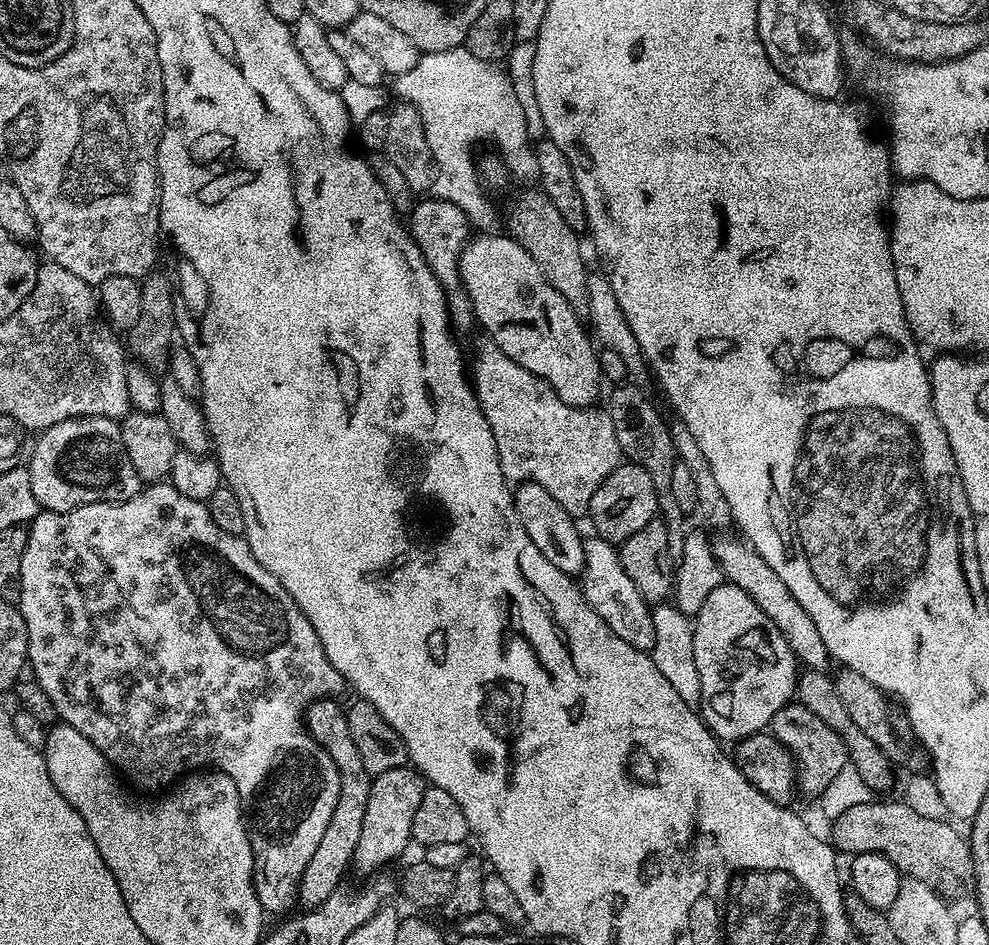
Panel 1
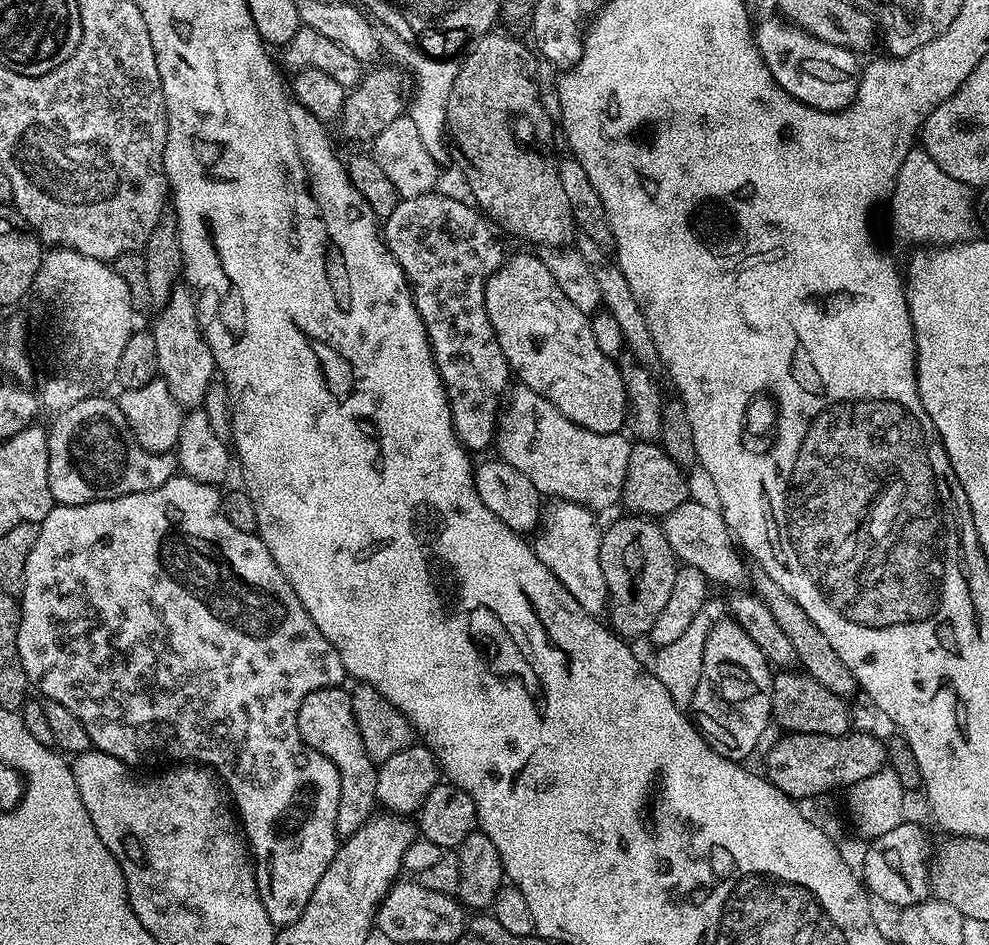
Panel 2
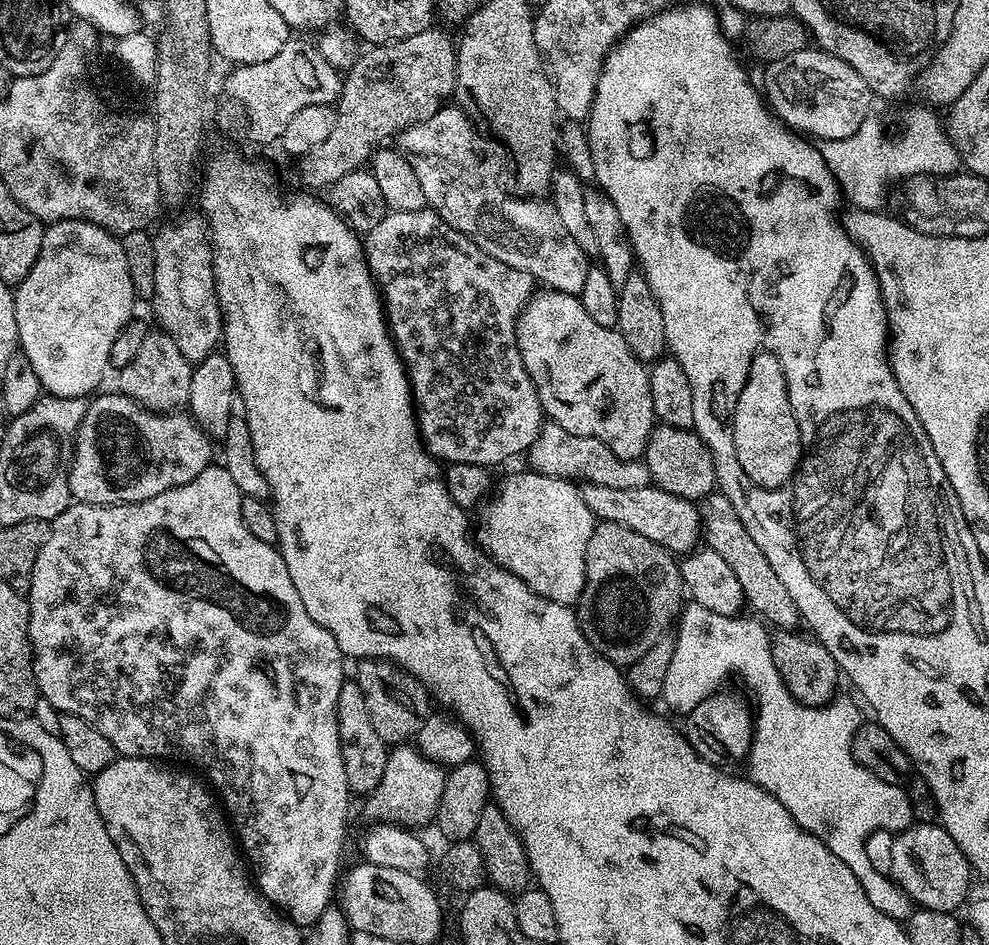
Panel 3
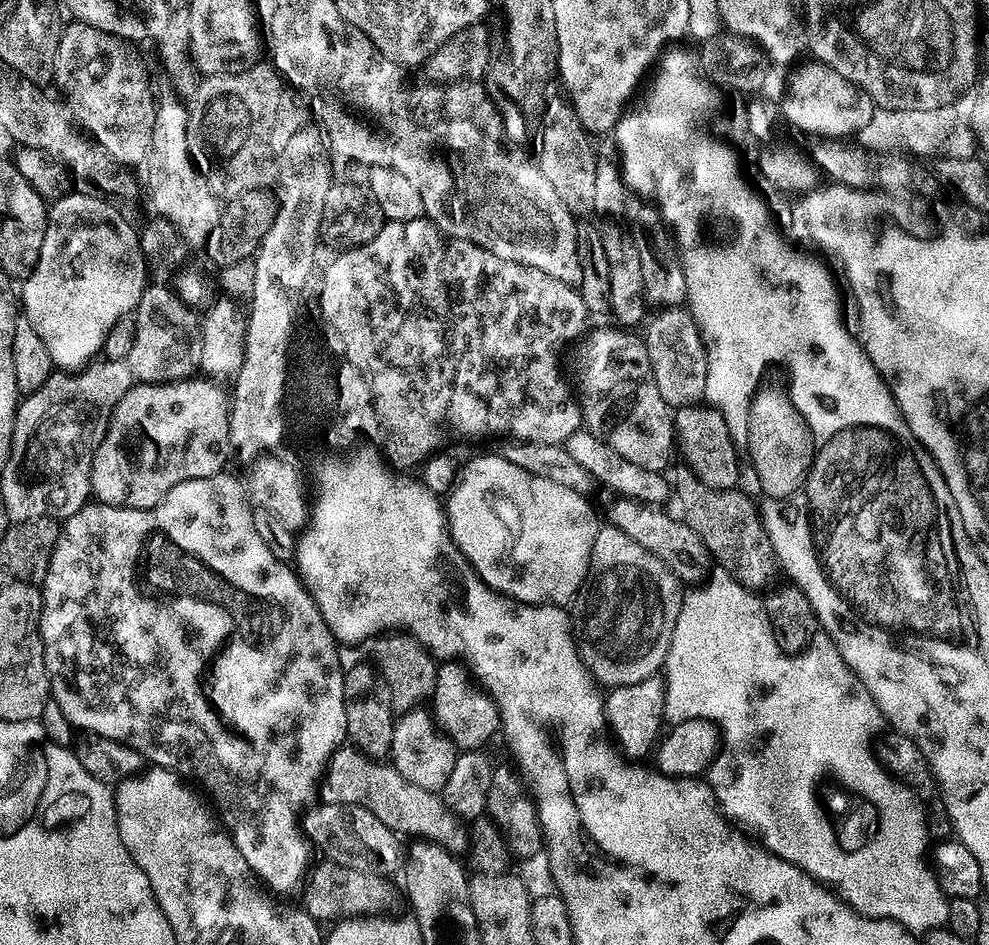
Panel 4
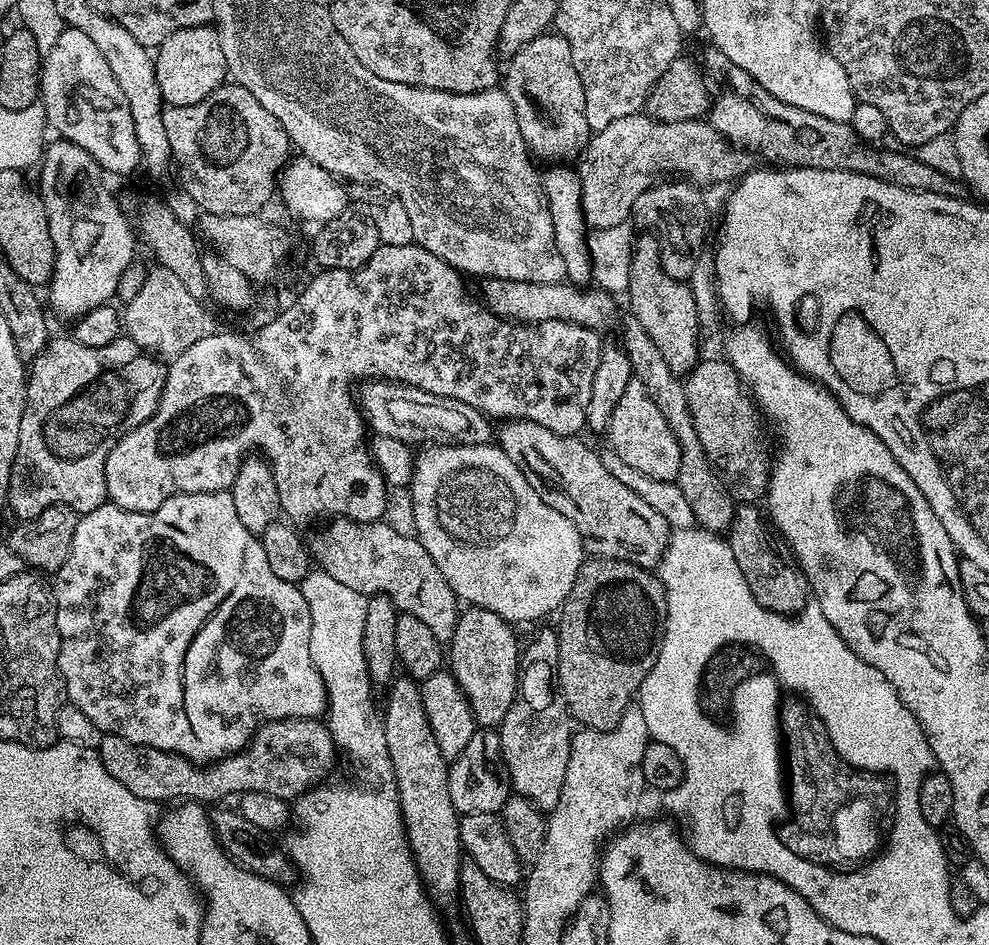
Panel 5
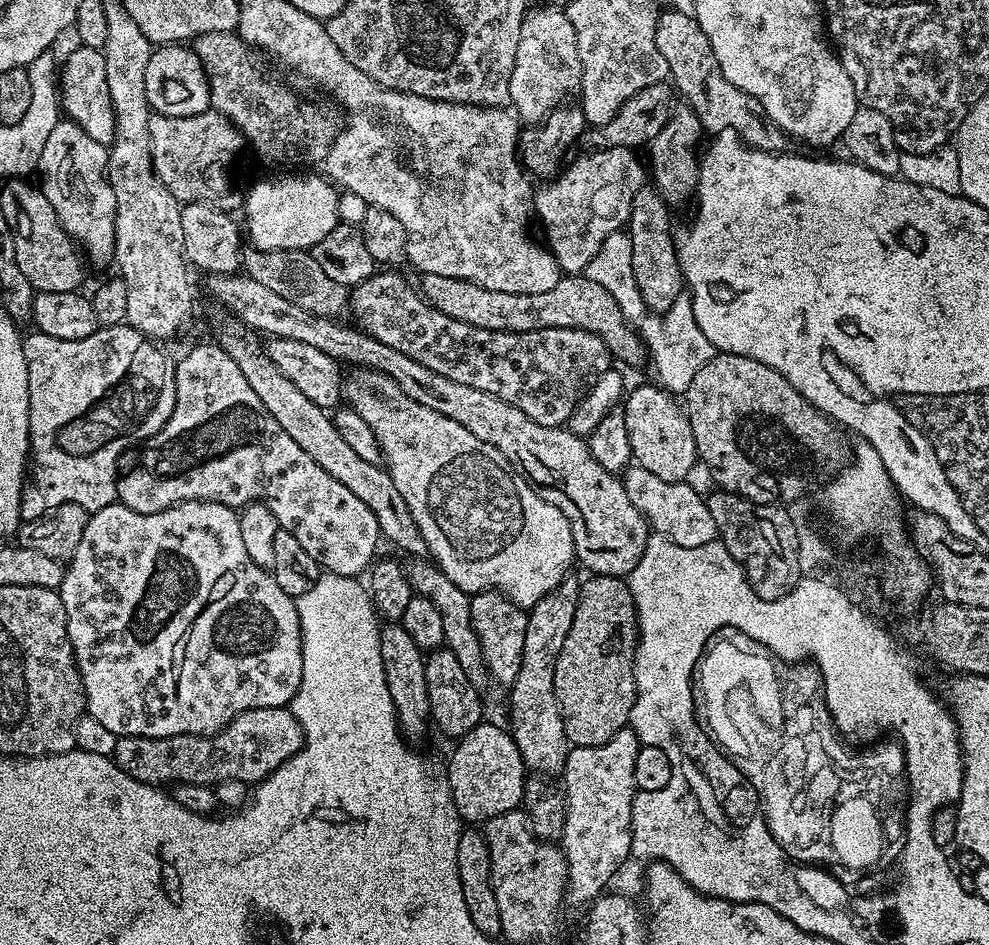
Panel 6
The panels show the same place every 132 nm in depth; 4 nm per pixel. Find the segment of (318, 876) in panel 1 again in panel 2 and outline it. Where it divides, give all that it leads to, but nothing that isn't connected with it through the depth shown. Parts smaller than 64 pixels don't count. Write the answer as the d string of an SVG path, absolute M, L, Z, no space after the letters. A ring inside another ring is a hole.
M337 686L306 694L306 698L302 698L302 706L298 706L298 734L306 742L306 746L318 750L318 754L334 762L340 783L336 835L343 838L354 834L354 830L372 819L377 811L378 764L370 758L370 754L366 754L366 746L362 744L362 734L354 716L351 691L347 687Z

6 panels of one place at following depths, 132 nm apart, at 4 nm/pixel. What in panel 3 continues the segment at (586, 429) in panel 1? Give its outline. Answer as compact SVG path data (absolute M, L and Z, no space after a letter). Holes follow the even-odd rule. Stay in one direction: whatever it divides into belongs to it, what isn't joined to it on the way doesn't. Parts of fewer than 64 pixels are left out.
M551 422L545 423L539 438L528 447L527 467L534 472L541 472L554 478L562 478L580 484L614 486L614 490L634 490L638 486L650 483L648 467L643 459L623 460L602 442L594 438L582 438L578 434L566 434L562 426Z

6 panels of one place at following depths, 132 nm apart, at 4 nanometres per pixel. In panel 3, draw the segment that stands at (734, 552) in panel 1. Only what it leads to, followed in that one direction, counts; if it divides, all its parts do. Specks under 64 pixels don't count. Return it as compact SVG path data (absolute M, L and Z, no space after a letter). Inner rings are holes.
M651 483L634 490L614 490L614 486L580 484L579 490L582 502L586 502L590 514L597 521L618 522L637 534L642 534L642 538L650 538L650 542L673 554L687 554L701 543L700 514L693 501L684 500Z

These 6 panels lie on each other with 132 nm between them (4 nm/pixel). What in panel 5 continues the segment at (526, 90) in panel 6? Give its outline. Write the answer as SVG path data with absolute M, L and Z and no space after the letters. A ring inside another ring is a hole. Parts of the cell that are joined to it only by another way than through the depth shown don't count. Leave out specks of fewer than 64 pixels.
M549 30L534 38L534 42L526 42L526 46L514 53L507 64L508 72L506 68L502 76L502 87L510 102L514 102L514 114L518 114L518 130L522 130L522 138L529 153L537 161L575 161L588 144L590 129L586 122L582 78L578 78L578 70L570 54L570 42Z

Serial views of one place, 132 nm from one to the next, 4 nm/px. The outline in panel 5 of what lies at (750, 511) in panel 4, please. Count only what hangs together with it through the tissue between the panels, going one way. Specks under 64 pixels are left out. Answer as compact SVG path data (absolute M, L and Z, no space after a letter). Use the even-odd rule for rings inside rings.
M628 318L624 324L622 347L632 363L633 377L640 380L642 386L646 386L658 410L662 410L662 418L666 418L670 430L674 430L674 438L678 438L682 450L682 466L678 466L678 474L674 482L682 490L682 494L686 494L686 500L690 502L690 508L694 510L697 525L705 532L727 533L737 505L732 504L731 494L733 493L729 491L725 481L706 458L706 450L702 450L702 442L698 442L698 430L694 430L694 418L686 402L681 377L672 372L670 366L666 366L666 358L662 358L662 350L654 346L654 338L650 338L650 334L646 334L646 330L634 318Z

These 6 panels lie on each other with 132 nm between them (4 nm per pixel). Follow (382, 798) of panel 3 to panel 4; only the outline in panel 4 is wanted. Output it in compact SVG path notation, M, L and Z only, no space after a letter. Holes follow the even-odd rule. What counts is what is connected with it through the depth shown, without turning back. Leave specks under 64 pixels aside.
M417 706L409 712L401 712L395 717L395 722L390 753L392 767L406 778L406 782L427 792L443 793L458 755L456 743L440 728L427 707Z

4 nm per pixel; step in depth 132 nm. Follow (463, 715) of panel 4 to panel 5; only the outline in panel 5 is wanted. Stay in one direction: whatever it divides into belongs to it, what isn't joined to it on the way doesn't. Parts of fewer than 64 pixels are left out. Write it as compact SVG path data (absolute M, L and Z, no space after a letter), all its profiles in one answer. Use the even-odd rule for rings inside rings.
M468 606L461 611L452 643L447 645L446 660L449 665L452 663L451 674L458 686L462 686L480 728L495 729L500 725L516 697L522 655L516 632L517 629L494 614L494 610Z

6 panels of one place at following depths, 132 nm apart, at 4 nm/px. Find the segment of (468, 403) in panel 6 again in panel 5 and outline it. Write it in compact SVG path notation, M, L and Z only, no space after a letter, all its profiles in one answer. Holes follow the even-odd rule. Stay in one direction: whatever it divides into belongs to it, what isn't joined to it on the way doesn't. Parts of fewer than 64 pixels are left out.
M510 420L501 425L498 428L498 447L508 455L510 462L514 462L514 466L518 466L518 470L522 470L528 484L540 495L542 502L558 509L572 521L573 526L580 531L585 553L606 560L628 560L649 570L659 565L668 548L670 535L666 518L662 518L662 514L658 514L658 510L654 510L654 506L650 506L643 498L638 498L630 486L618 482L618 478L606 470L603 455L599 451L596 453L594 449L587 448L579 435L559 436L538 422Z

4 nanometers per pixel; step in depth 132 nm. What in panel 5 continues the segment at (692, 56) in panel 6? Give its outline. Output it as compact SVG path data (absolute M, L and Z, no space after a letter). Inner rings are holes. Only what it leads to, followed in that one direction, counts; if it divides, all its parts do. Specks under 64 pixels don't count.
M708 46L702 64L709 77L724 76L724 85L717 96L715 93L710 104L710 122L714 130L727 138L729 144L735 144L758 156L766 156L770 159L767 161L781 162L786 166L842 170L866 174L870 178L878 178L882 182L919 192L961 195L962 184L957 177L942 174L934 170L934 166L926 166L926 162L922 162L911 151L895 152L892 148L880 148L884 146L863 140L852 129L851 123L822 118L822 114L812 114L810 110L802 110L774 98L770 90L766 90L753 76L746 74L746 70L730 62L730 58L726 58L726 54L722 54L719 48Z

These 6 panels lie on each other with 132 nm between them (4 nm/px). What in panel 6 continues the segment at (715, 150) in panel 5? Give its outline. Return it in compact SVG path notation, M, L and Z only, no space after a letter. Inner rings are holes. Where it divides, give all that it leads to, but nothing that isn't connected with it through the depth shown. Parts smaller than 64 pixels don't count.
M631 148L588 150L585 156L535 189L534 216L544 227L547 251L552 253L561 273L587 273L590 258L598 254L602 242L627 225L634 194L646 184L645 165L640 165L636 155Z

